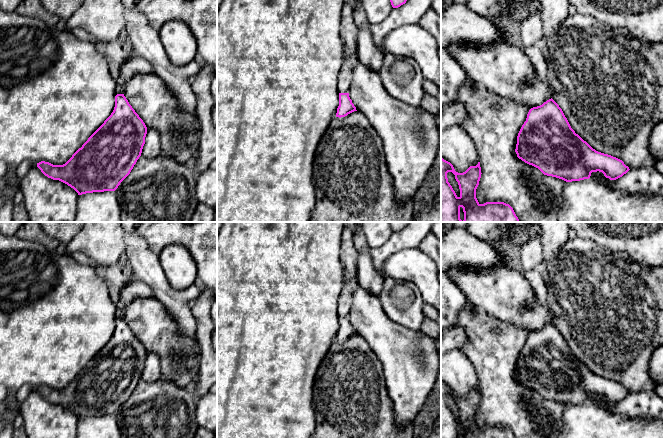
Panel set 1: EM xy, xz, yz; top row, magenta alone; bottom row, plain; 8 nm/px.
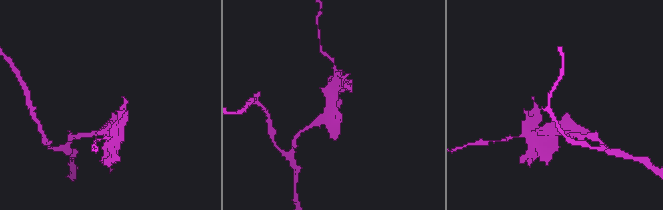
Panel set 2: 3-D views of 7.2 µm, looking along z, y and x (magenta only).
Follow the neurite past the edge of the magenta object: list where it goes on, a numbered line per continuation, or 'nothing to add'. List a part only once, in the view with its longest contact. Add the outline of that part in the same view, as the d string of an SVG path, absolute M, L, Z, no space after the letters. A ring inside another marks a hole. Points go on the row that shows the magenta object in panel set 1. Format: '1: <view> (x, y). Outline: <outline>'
nothing to add

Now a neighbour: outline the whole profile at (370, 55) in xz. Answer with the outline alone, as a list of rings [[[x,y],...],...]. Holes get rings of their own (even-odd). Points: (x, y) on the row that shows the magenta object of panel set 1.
[[[368,27],[358,28],[357,56],[362,64],[379,74],[385,52],[376,46]]]

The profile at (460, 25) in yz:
[[[453,3],[441,11],[441,48],[446,49],[452,43],[486,46],[494,42],[505,42],[503,33],[466,5]]]

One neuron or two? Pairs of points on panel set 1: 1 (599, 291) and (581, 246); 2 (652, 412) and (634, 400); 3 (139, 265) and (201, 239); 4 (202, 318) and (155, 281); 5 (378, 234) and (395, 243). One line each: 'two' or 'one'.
1: two
2: one
3: two
4: two
5: two

